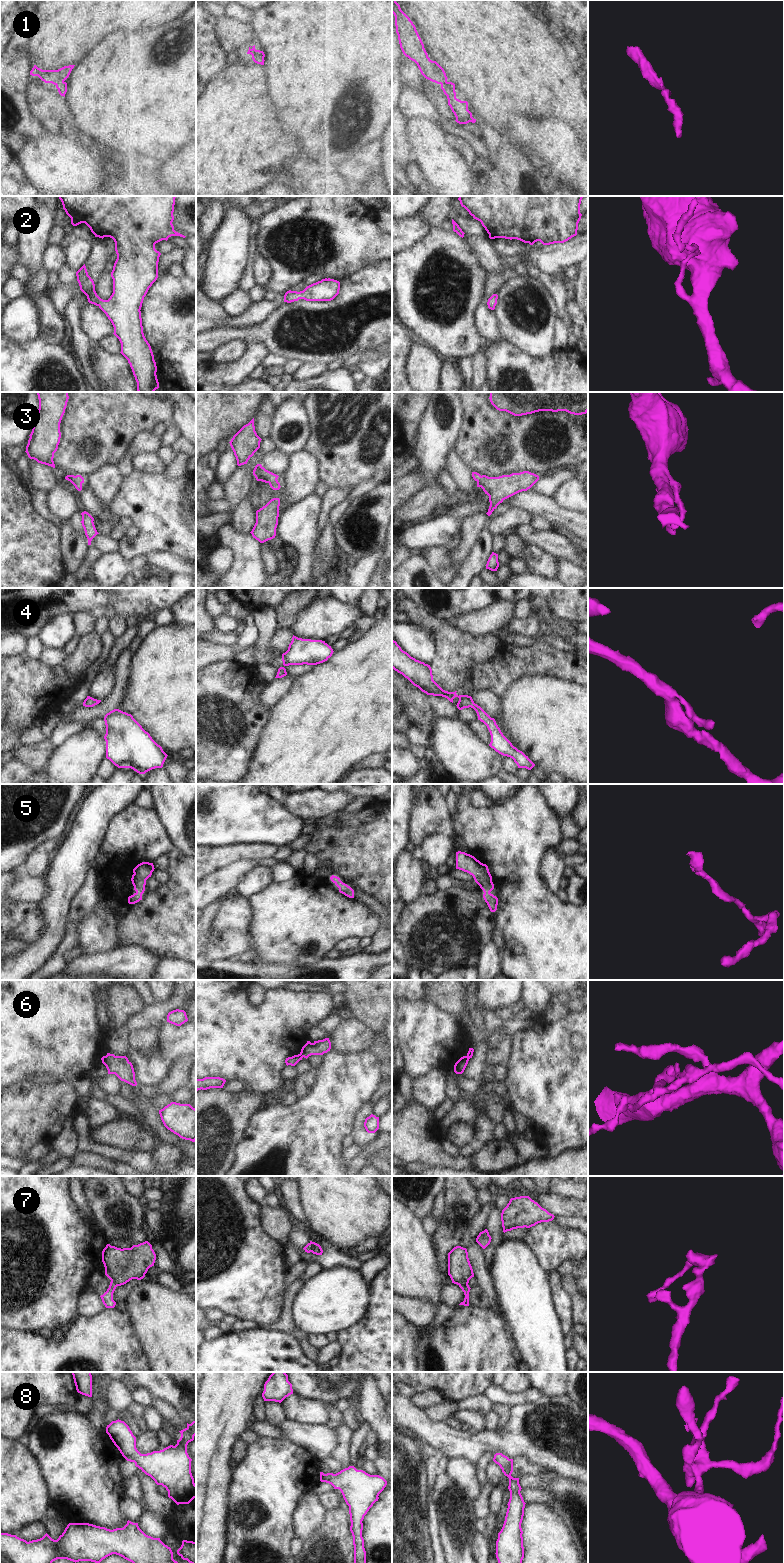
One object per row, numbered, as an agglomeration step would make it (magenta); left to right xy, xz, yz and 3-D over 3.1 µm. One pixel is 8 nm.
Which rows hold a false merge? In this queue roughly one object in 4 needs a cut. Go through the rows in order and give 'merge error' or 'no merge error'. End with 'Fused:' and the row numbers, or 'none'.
1: no merge error
2: no merge error
3: no merge error
4: no merge error
5: no merge error
6: merge error
7: merge error
8: no merge error
Fused: 6, 7

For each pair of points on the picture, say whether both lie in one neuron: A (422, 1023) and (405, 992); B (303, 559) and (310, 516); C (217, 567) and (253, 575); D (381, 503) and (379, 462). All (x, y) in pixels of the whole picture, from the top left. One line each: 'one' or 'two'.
A: two
B: one
C: two
D: two

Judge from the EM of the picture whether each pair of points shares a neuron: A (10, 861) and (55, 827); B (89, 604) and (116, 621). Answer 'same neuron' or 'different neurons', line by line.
A: same neuron
B: different neurons

